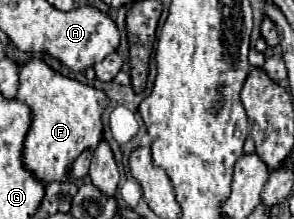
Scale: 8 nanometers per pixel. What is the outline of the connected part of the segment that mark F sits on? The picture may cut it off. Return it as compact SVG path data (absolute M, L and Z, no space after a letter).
M31 57L19 69L17 99L27 103L33 111L33 123L25 139L23 161L29 171L43 183L69 181L69 165L85 149L95 149L101 141L101 115L109 105L105 91L69 79L51 69L43 59Z

